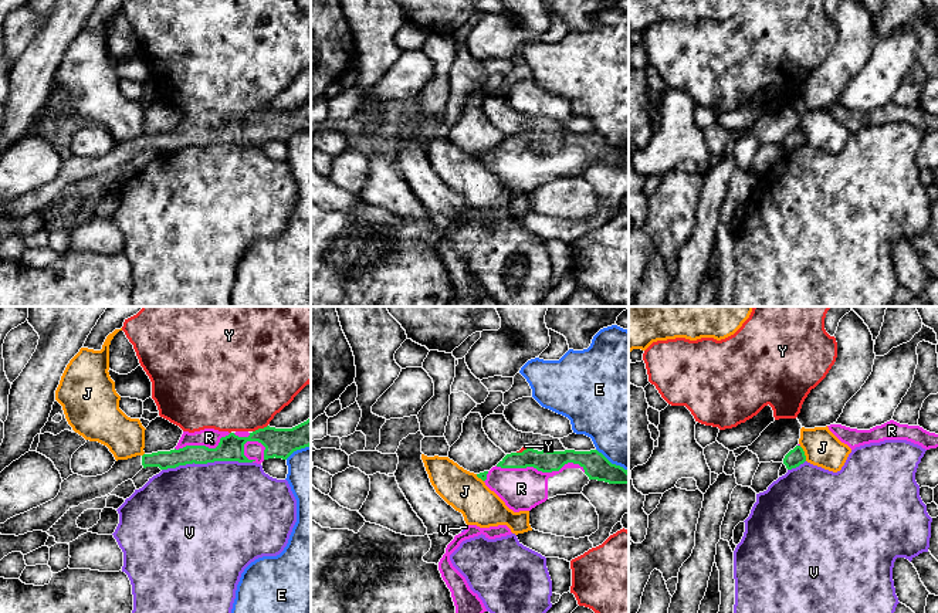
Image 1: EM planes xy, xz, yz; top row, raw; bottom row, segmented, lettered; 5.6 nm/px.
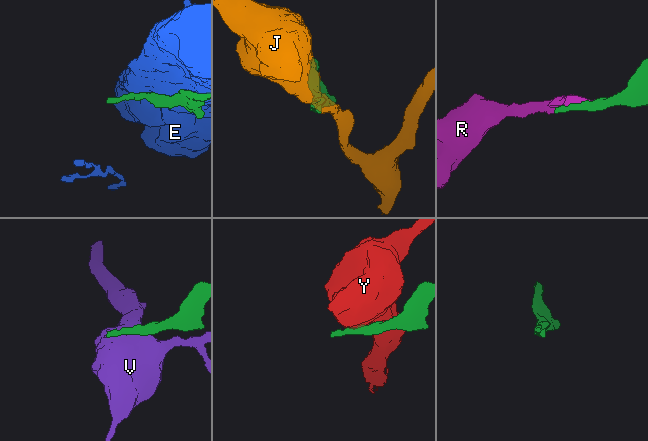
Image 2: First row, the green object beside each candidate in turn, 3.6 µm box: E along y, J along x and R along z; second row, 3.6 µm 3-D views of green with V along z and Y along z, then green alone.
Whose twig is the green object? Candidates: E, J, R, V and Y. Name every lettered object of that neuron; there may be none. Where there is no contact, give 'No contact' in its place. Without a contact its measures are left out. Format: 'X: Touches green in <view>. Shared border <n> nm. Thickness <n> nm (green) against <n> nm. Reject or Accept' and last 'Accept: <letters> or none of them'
E: Touches green in xz. Shared border 240 nm. Thickness 150 nm (green) against 460 nm. Reject
J: Touches green in yz. Shared border 100 nm. Thickness 100 nm (green) against 200 nm. Reject
R: Touches green in xz. Shared border 500 nm. Thickness 130 nm (green) against 240 nm. Accept
V: Touches green in xy. Shared border 500 nm. Thickness 140 nm (green) against 500 nm. Reject
Y: Touches green in xy. Shared border 100 nm. Thickness 170 nm (green) against 480 nm. Reject
Accept: R

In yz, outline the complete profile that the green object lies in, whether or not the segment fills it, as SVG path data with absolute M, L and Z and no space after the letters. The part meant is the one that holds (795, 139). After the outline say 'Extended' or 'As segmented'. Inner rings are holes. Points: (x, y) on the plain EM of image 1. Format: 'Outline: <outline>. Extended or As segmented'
Outline: M796 128L793 132L790 132L783 140L783 146L786 148L788 152L796 150L805 143L806 138L800 128Z. As segmented

